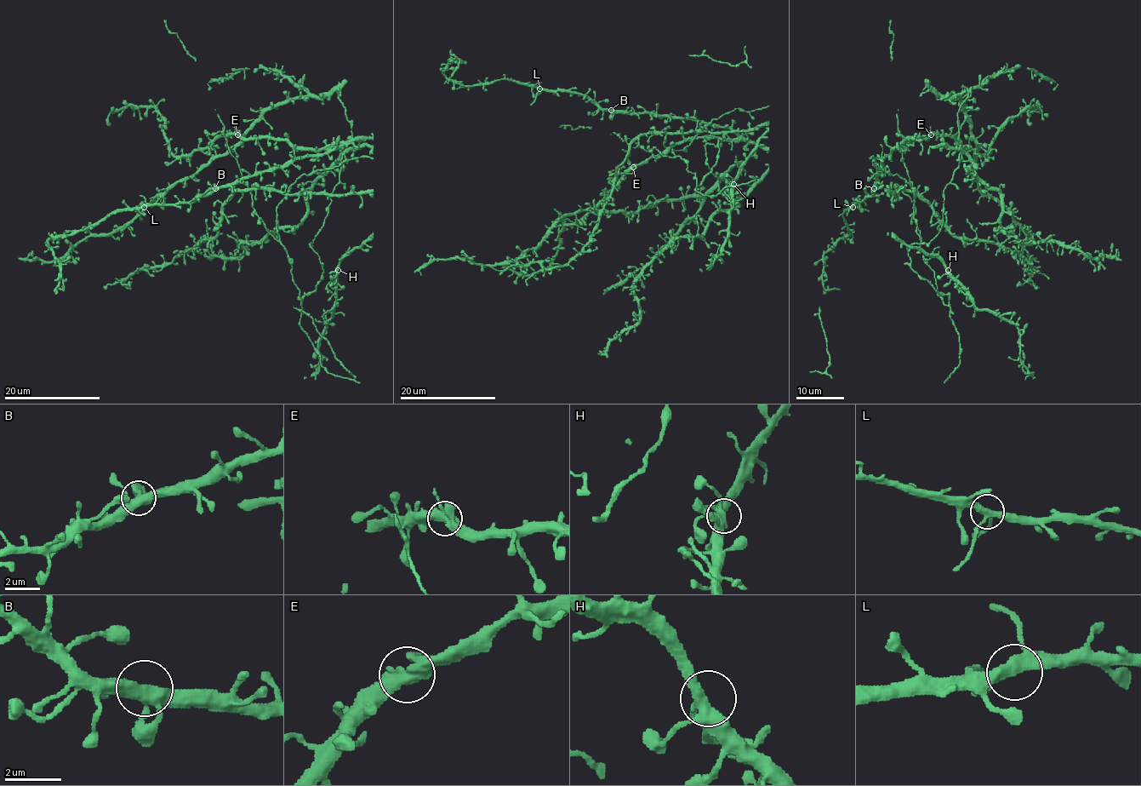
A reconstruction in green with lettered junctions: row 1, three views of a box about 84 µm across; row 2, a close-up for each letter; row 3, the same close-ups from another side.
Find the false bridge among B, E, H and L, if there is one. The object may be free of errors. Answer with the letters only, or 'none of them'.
none of them

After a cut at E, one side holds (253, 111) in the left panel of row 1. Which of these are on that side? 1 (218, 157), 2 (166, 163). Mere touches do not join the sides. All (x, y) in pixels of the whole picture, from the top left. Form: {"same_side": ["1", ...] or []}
{"same_side": ["1"]}

